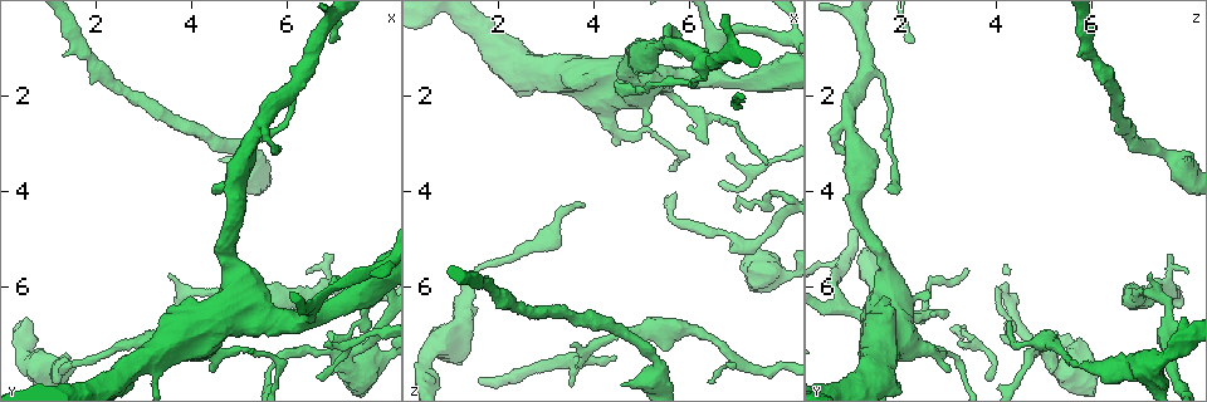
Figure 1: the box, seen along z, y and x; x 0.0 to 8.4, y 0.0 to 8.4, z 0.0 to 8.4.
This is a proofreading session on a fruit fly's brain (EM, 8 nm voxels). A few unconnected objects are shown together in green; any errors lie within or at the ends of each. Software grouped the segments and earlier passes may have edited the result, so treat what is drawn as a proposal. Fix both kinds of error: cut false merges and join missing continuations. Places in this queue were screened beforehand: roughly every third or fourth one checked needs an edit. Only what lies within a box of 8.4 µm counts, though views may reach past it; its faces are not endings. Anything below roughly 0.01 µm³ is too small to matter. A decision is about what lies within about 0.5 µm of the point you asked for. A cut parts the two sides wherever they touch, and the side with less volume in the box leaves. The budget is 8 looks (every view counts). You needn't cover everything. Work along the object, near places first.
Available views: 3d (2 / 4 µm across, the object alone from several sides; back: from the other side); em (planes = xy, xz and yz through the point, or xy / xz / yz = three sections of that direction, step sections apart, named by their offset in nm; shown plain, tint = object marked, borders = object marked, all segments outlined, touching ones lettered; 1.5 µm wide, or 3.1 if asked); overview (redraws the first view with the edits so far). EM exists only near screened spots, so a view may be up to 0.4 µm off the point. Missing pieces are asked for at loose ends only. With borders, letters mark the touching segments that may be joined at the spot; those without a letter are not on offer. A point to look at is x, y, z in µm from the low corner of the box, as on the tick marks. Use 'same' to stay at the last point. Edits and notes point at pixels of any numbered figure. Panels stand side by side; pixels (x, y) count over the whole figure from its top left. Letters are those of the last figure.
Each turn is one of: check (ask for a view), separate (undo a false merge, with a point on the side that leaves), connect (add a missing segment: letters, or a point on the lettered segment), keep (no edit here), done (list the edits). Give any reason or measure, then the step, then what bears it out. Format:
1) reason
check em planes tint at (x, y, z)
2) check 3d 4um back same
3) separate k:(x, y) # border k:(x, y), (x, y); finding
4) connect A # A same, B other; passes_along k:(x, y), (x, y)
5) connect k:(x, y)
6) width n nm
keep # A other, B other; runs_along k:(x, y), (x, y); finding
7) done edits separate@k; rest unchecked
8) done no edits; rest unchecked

an open end
check em planes borders at (4.35, 7.70, 3.00)

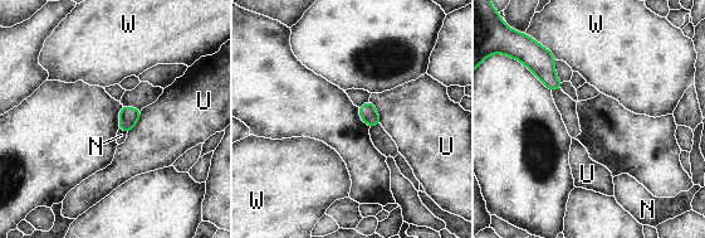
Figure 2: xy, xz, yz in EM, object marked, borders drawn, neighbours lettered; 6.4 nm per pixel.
longest_contact U 190 nm
keep # N other, U other, W other; border 2:(118, 129), (127, 132); none of them fits

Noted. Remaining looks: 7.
a narrow waist
check em xz step 4 tint at (7.75, 7.00, 3.35)

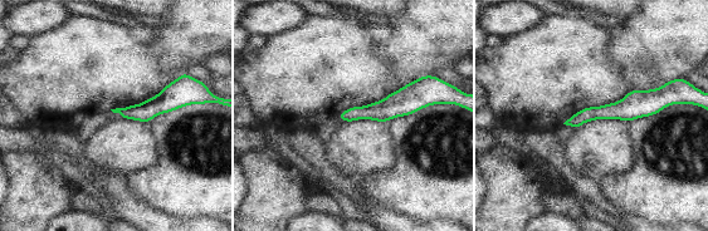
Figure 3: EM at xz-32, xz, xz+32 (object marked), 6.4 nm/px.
another direction
check em planes borders same

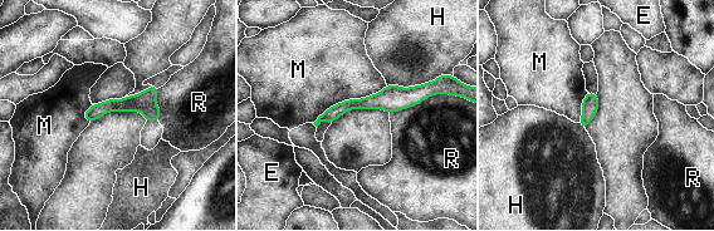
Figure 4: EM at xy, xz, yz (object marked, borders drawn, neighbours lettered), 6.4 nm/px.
keep # E other, H other, M other, R other; runs_along 4:(411, 97), (350, 103), (322, 118); all the same neuron

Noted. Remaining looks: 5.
thick turns thin
check 3d 2um back at (4.55, 6.05, 7.00)

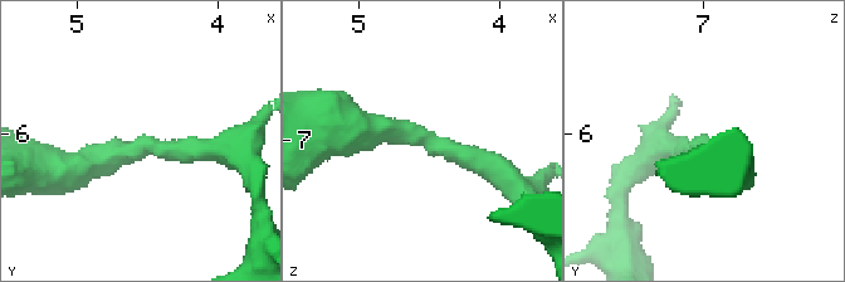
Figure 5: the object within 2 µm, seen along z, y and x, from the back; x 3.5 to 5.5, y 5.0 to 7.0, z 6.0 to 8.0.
arm_widths 200, 380 nm
check em planes borders at (4.52, 6.12, 6.98)

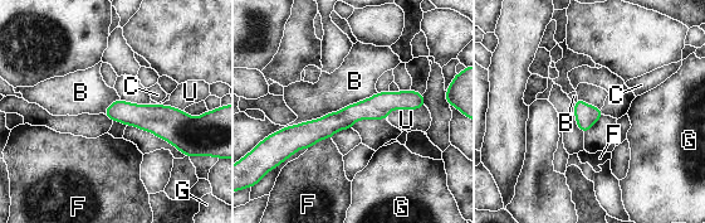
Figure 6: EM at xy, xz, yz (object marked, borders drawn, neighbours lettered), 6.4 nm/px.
keep # B other, C other, F other, G other, U other; border 6:(377, 92), (269, 135); continuous, no second neuron

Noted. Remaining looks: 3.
done no edits; rest unchecked

